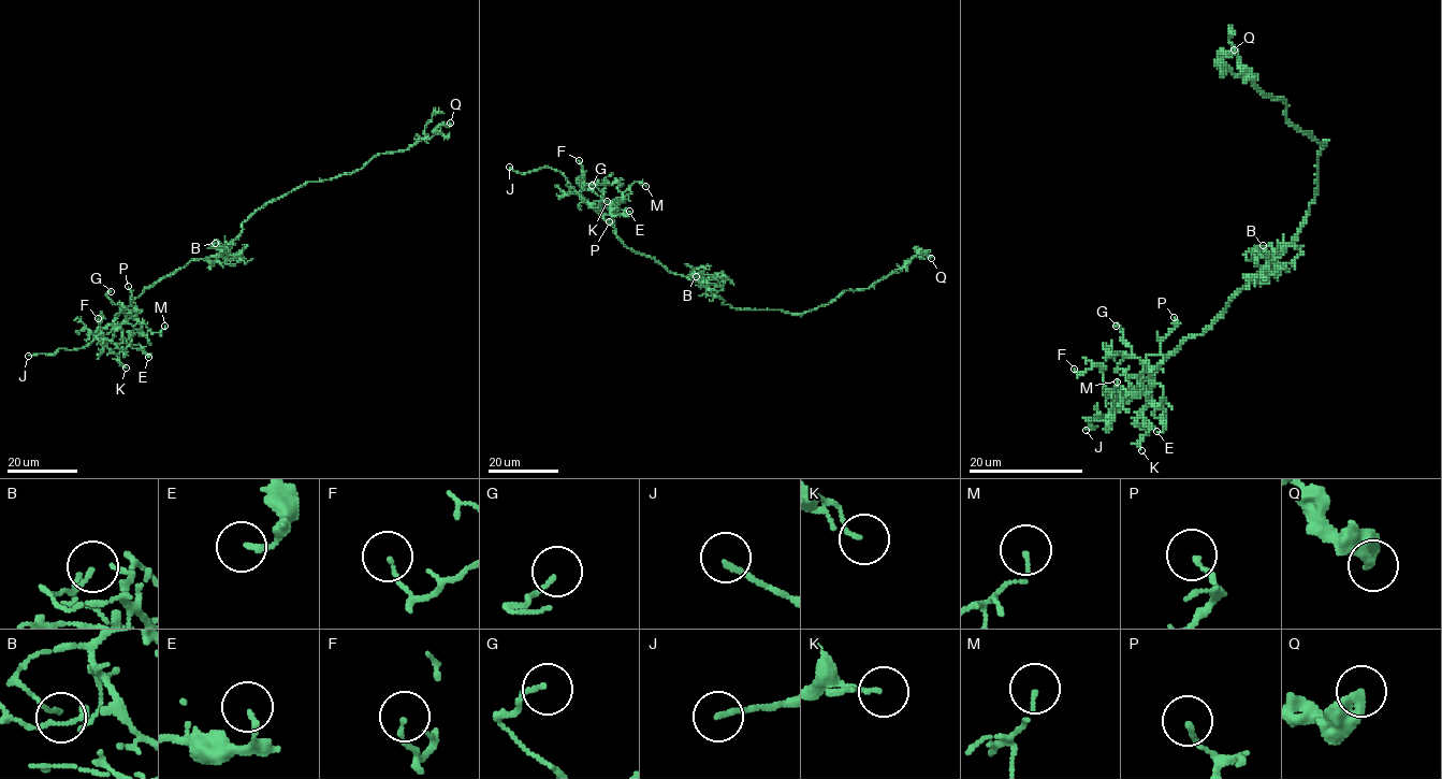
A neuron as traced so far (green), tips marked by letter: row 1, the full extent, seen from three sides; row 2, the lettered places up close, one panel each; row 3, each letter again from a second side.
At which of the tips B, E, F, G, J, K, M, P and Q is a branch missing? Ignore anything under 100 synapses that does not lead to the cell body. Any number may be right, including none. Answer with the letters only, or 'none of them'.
J

